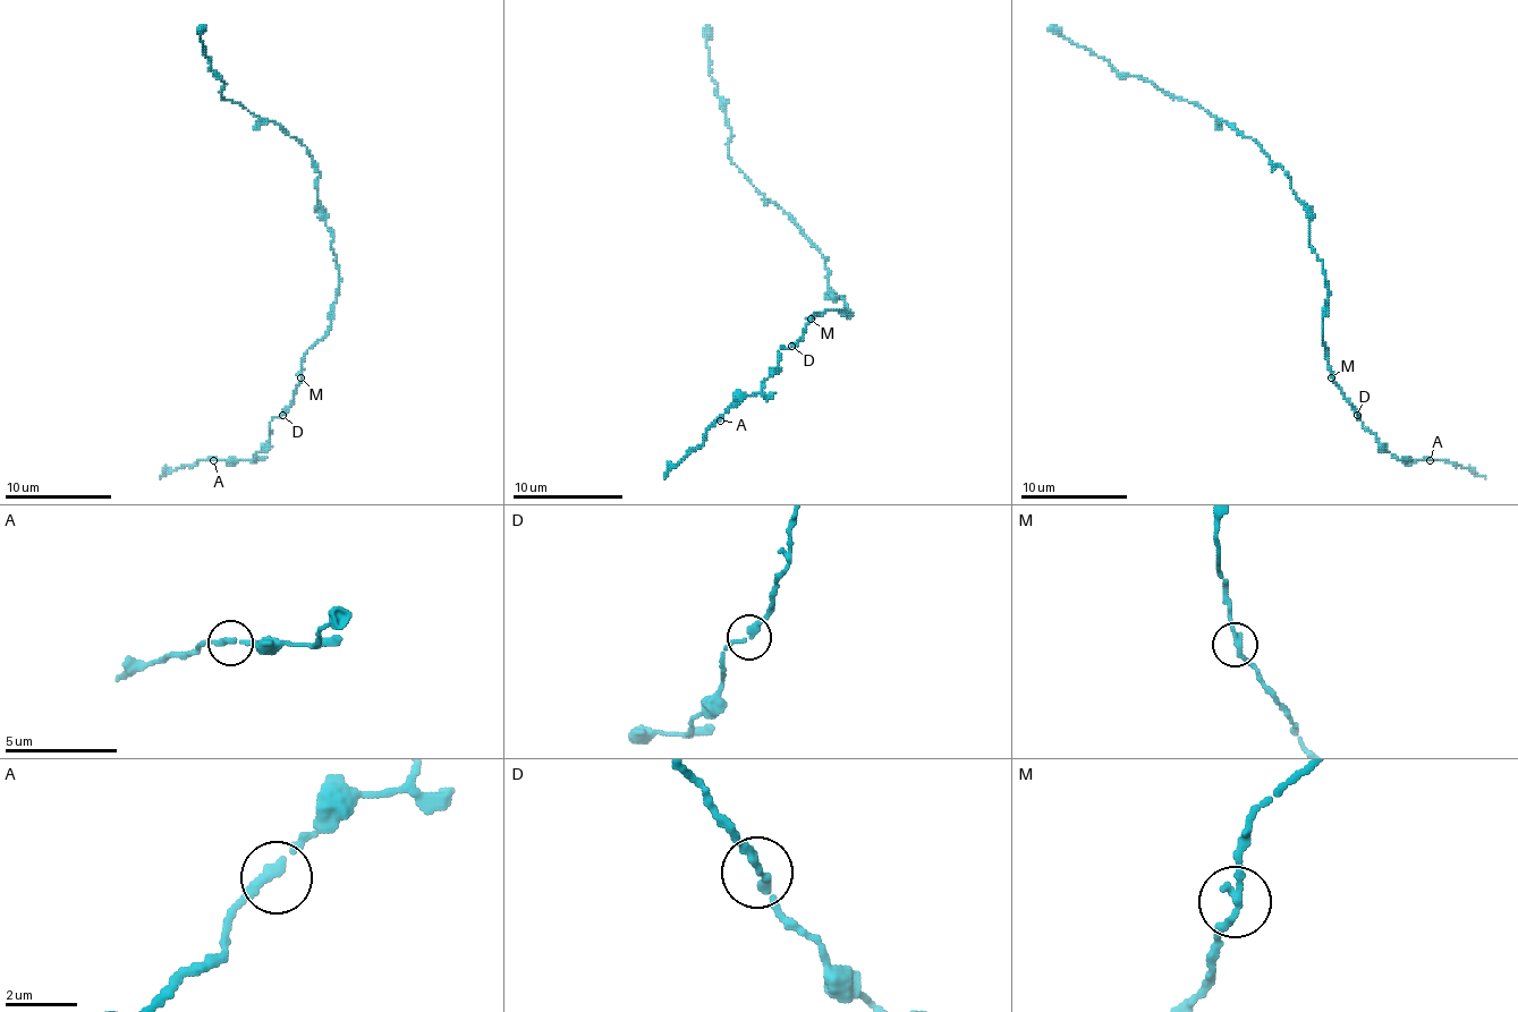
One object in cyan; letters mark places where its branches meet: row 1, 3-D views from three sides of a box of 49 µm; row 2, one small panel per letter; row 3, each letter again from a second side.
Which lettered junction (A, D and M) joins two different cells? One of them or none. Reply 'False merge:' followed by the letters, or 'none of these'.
False merge: none of these

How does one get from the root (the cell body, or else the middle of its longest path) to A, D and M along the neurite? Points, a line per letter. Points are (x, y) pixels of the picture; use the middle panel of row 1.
A: (841, 296), (850, 313), (811, 315), (803, 334), (778, 351), (778, 368), (764, 388), (741, 396), (720, 421)
D: (841, 296), (850, 313), (847, 315), (841, 309), (825, 309), (811, 315), (803, 334), (791, 346)
M: (841, 296), (850, 313), (847, 315), (841, 309), (825, 309), (811, 319)

